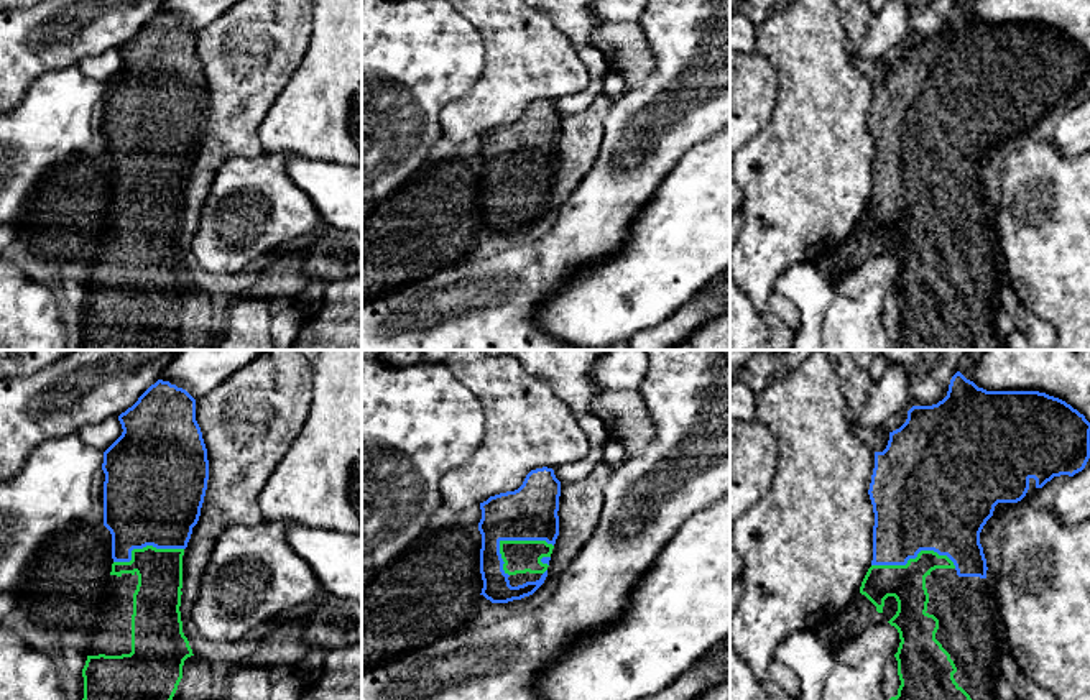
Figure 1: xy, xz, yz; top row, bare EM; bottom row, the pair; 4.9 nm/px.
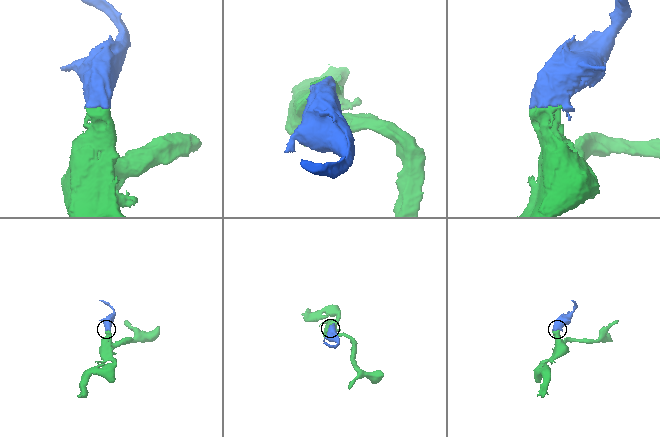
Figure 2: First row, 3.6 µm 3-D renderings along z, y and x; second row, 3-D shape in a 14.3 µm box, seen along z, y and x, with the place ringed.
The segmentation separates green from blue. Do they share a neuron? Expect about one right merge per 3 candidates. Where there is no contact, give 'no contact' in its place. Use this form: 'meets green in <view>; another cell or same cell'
meets green in yz; same cell

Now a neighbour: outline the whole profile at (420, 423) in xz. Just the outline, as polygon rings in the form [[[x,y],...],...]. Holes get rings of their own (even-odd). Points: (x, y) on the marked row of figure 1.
[[[362,357],[362,569],[375,570],[390,564],[413,541],[432,526],[432,516],[442,504],[439,481],[444,475],[464,465],[483,439],[485,412],[480,401],[442,363],[416,363],[413,366],[391,366],[380,358]]]

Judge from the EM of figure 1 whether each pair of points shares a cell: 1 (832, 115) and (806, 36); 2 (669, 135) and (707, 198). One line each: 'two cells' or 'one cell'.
1: one cell
2: two cells

